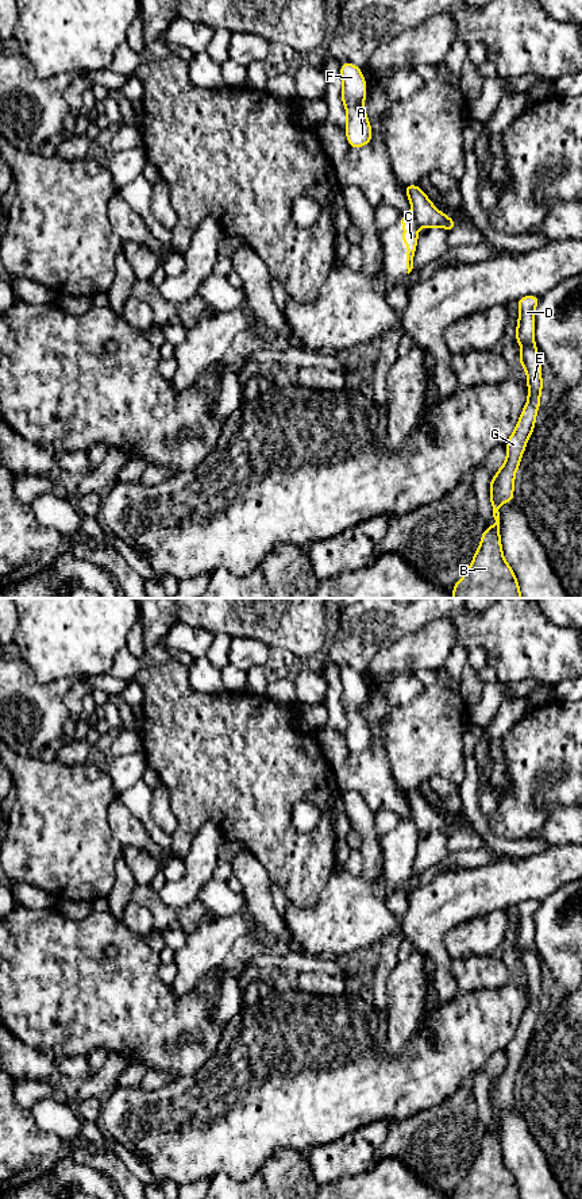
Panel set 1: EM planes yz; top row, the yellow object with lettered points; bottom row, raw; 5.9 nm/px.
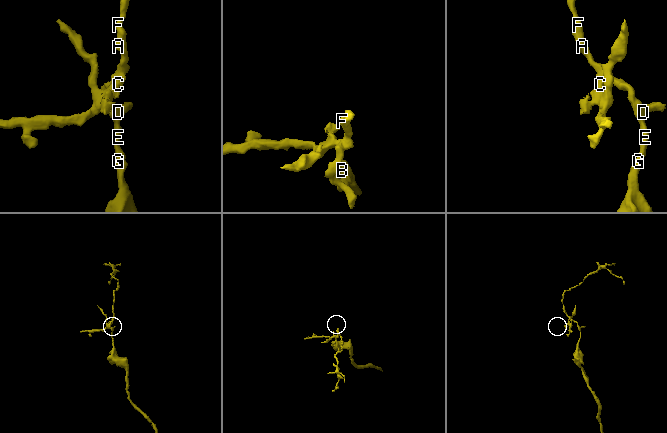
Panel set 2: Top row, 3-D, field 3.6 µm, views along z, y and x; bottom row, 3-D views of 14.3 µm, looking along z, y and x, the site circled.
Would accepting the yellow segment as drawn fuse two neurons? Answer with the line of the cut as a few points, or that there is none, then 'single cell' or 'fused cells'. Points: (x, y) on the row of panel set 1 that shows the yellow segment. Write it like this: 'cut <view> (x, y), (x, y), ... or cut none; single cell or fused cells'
cut yz (411, 214), (417, 226); fused cells

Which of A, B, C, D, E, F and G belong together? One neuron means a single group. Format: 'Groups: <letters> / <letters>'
Groups: A B D E F G / C

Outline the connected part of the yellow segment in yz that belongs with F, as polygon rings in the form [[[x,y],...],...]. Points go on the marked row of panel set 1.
[[[350,62],[340,65],[340,74],[340,97],[347,112],[346,136],[350,147],[359,149],[371,142],[371,127],[363,108],[367,86],[362,69]]]

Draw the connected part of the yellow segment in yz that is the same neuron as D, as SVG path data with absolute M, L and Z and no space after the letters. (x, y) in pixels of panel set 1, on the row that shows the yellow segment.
M524 296L517 301L519 324L516 328L516 342L521 346L519 362L527 371L528 401L506 443L506 459L490 481L490 501L496 523L483 531L481 544L469 571L452 589L454 598L521 598L514 572L504 559L498 506L504 502L513 502L514 474L535 428L543 382L539 354L533 339L533 312L540 297Z

